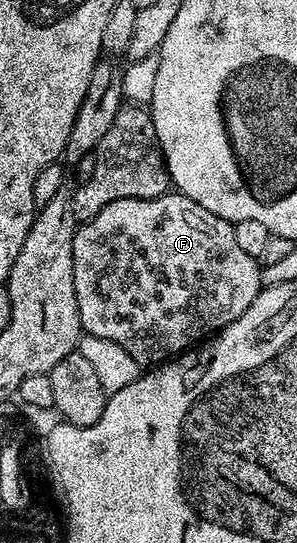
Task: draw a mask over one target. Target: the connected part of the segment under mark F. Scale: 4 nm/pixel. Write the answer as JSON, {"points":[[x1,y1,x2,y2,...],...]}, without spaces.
{"points":[[177,190,148,200,109,202,93,219,82,221,73,238,73,290,77,290,80,329,88,336,117,342,140,366,158,366,220,332,241,318,261,291,260,261,241,251,234,229,232,221,197,206]]}

